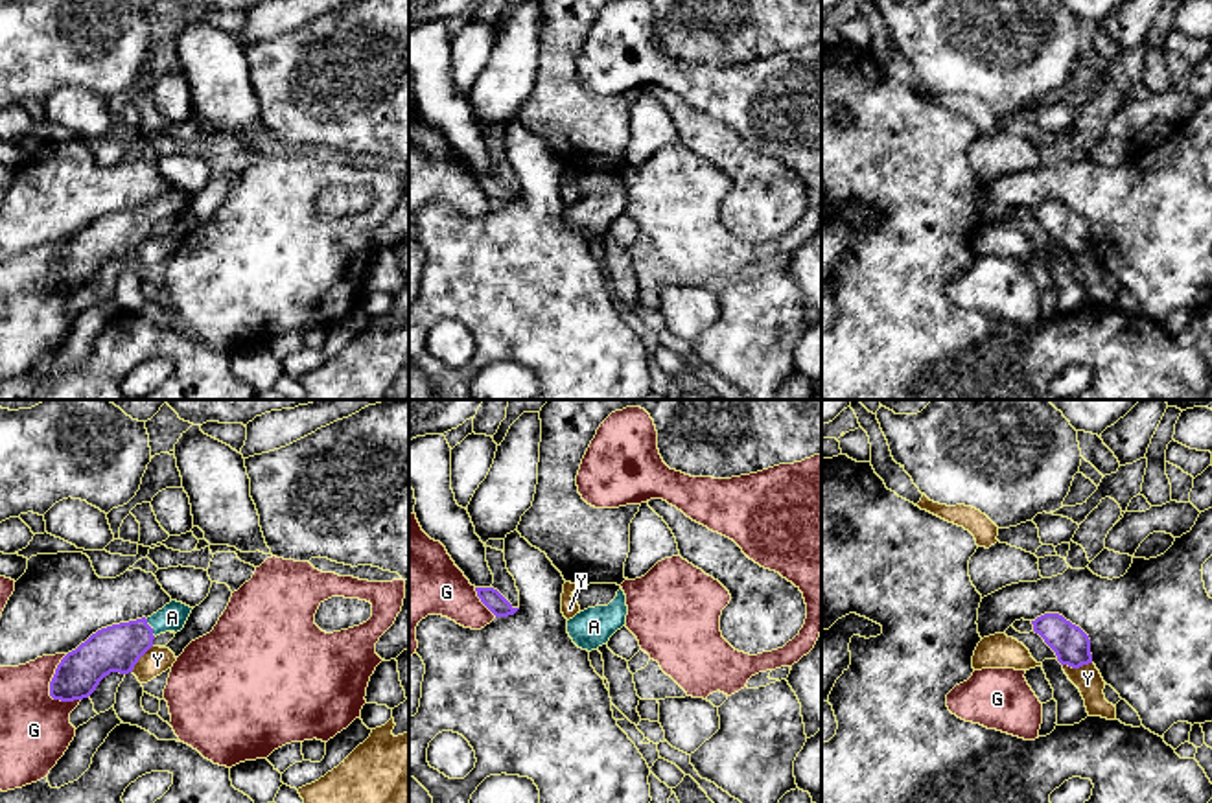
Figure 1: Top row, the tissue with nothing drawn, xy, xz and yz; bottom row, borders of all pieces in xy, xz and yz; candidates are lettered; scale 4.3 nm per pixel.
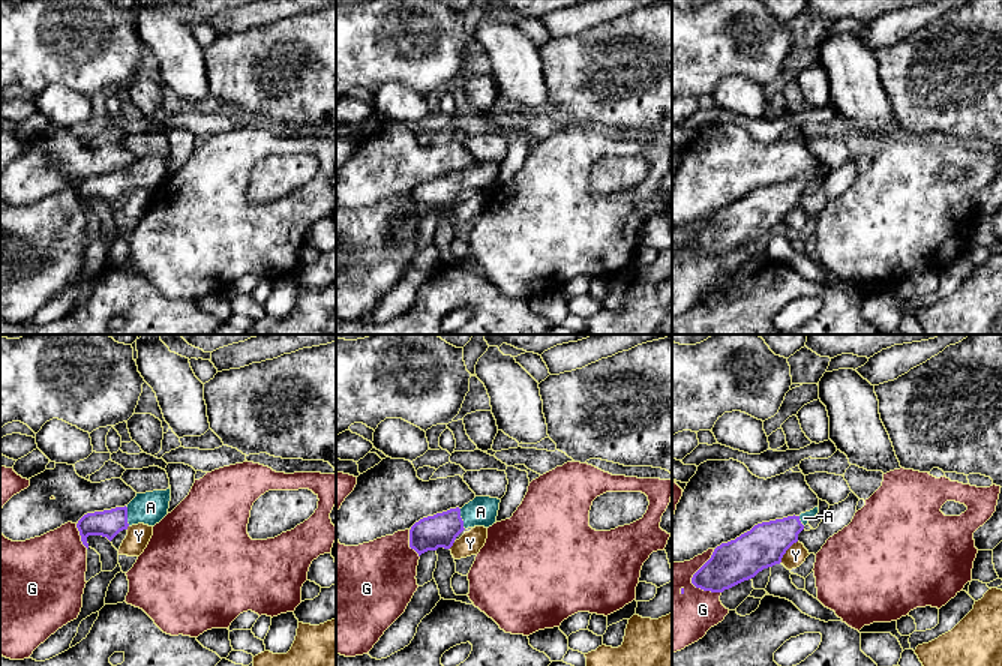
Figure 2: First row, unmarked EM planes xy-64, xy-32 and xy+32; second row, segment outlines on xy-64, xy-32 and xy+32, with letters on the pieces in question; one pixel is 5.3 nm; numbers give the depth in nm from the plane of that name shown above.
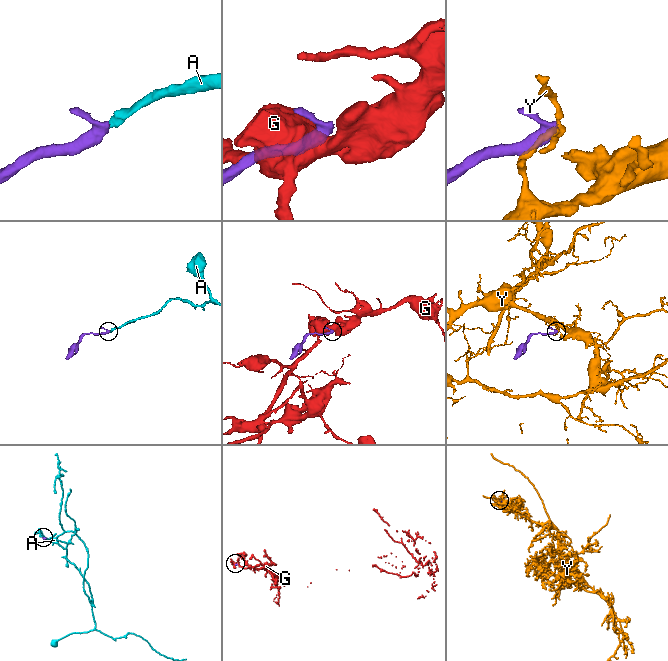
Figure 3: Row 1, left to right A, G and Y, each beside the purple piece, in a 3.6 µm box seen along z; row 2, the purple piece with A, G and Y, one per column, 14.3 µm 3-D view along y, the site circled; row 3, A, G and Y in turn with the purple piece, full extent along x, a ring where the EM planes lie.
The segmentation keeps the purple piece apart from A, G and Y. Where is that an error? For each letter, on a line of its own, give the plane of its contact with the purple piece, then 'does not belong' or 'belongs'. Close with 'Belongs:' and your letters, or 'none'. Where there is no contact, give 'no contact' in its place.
A: contact in xy; belongs
G: contact in xy; does not belong
Y: contact in yz; does not belong
Belongs: A

